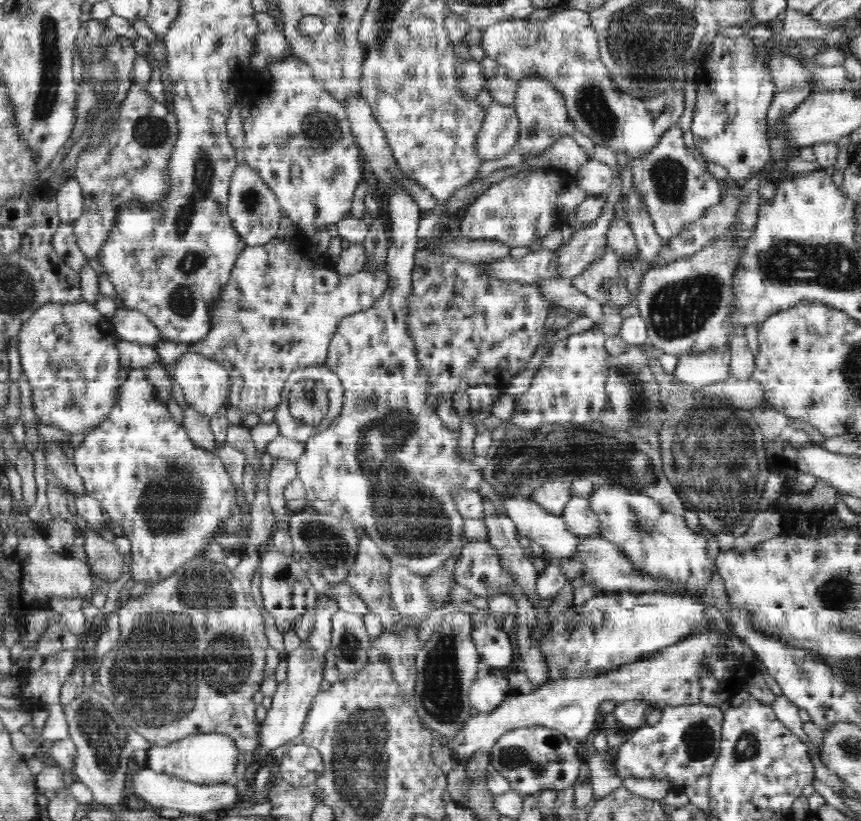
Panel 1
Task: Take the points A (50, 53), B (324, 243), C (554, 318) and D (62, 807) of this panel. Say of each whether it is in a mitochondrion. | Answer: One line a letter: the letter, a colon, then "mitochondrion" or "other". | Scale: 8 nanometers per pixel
A: mitochondrion
B: other
C: other
D: other

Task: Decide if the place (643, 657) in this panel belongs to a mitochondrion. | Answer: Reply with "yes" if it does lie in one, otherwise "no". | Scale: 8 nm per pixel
no

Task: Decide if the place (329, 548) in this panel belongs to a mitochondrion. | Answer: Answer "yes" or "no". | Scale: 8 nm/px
yes

